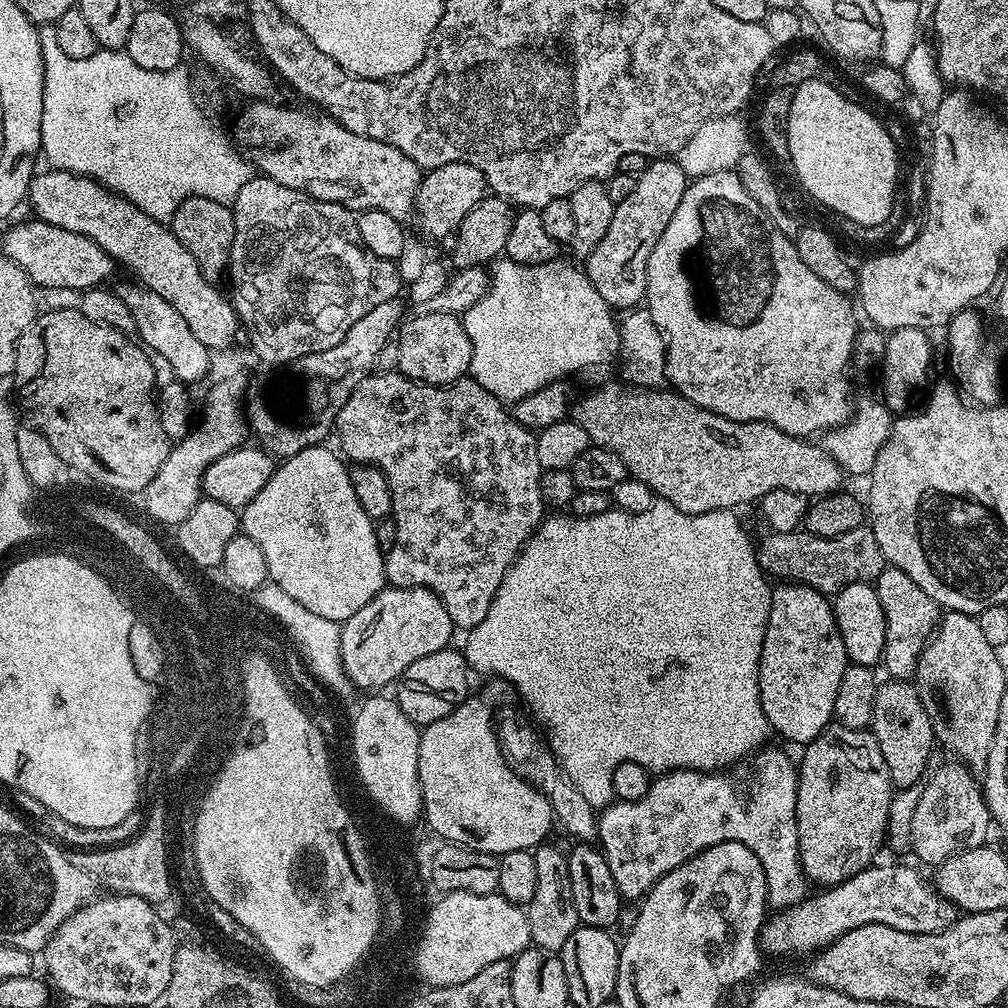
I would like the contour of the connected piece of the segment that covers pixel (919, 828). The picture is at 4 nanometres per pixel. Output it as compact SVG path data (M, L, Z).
M963 762L951 763L942 765L936 773L933 771L927 777L920 789L921 797L918 798L910 827L910 852L929 866L941 864L944 860L957 856L959 852L985 847L989 843L988 831L994 828L977 773Z

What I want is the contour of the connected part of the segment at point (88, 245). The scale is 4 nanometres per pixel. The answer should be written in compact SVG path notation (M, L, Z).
M29 218L25 224L16 224L4 236L3 255L10 257L31 278L37 289L57 288L60 292L79 294L88 288L99 288L118 271L116 261L98 246L74 230L50 226L44 220Z

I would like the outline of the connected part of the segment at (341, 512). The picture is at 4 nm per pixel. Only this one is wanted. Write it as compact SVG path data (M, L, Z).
M317 446L281 459L272 469L270 482L266 482L266 486L262 486L262 490L258 490L258 494L254 494L252 501L243 508L242 532L254 538L262 554L266 554L271 583L282 586L294 602L306 606L306 610L318 614L318 618L343 622L358 614L358 610L362 610L362 606L366 606L366 602L386 586L385 553L378 546L376 524L366 510L362 510L358 494L354 494L354 486L348 477L349 465L333 452L328 446Z

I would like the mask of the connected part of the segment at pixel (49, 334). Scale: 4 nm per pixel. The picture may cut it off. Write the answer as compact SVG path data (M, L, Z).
M76 306L56 308L53 312L41 311L37 315L36 321L24 332L24 340L32 343L34 347L40 348L41 354L44 355L44 361L40 364L40 373L25 386L24 397L18 400L23 415L25 412L32 419L29 420L31 427L40 429L46 442L50 442L50 446L54 446L54 454L58 454L58 458L62 458L62 462L66 462L73 473L80 475L81 472L82 475L89 476L90 479L97 480L98 483L105 484L108 488L117 488L120 492L143 493L144 489L150 486L154 474L158 474L158 470L162 470L162 462L166 462L170 447L166 430L162 430L162 422L158 418L156 396L154 395L157 382L154 378L154 366L150 366L147 351L135 339L123 336L118 330L105 324L90 322L90 318L86 318L86 314L82 314L79 307Z

